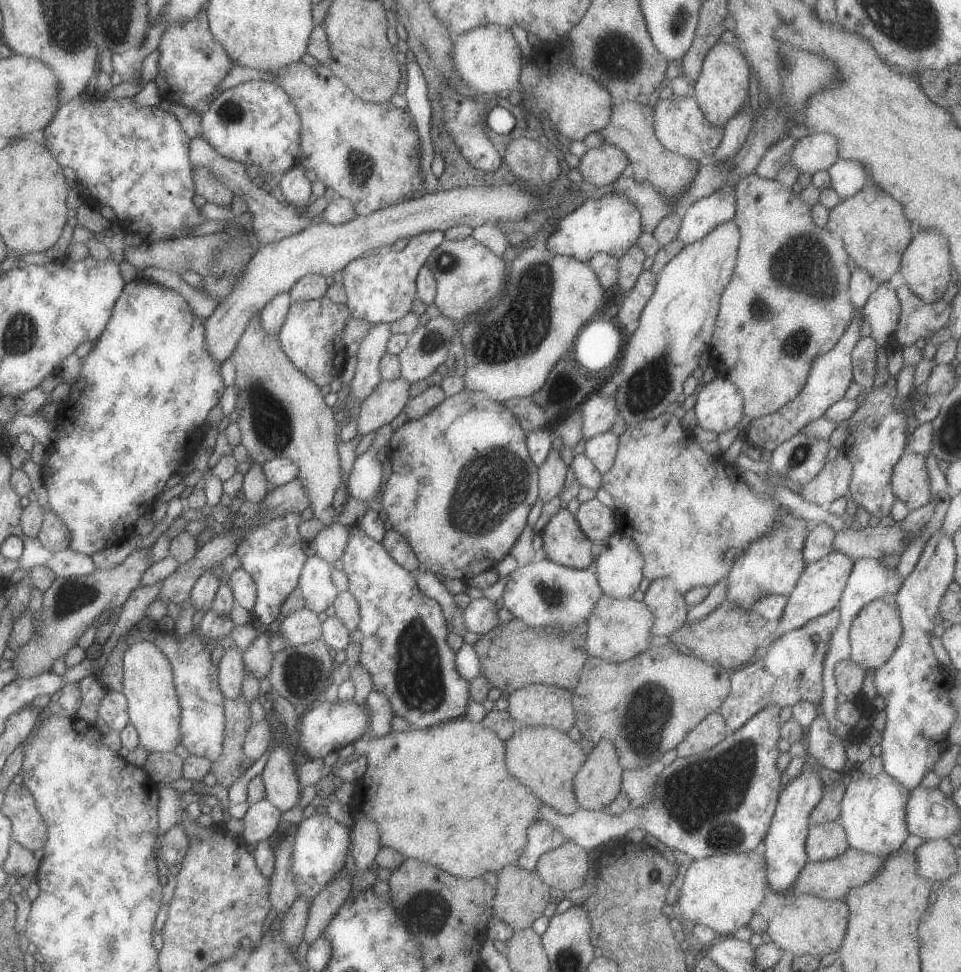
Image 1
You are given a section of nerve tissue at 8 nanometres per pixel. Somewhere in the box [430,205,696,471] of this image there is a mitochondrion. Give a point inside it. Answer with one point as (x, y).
(521, 331)

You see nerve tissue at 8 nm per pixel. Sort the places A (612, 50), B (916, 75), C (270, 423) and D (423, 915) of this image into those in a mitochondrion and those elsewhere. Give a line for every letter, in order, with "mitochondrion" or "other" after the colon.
A: mitochondrion
B: other
C: mitochondrion
D: mitochondrion

